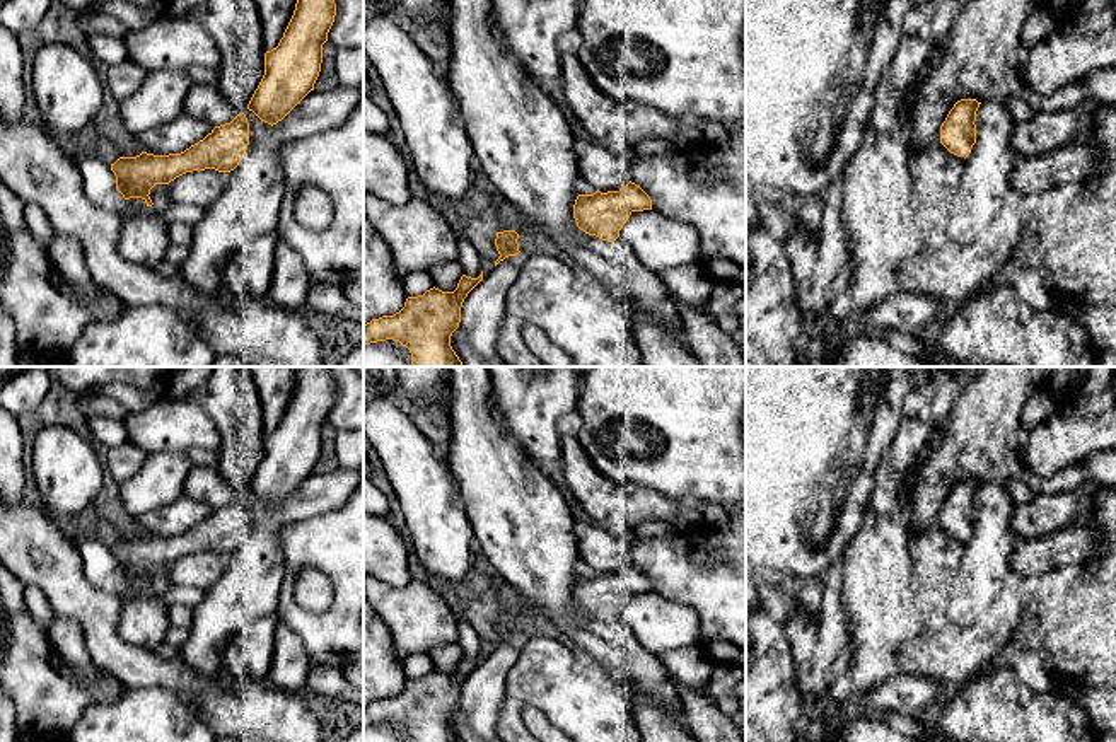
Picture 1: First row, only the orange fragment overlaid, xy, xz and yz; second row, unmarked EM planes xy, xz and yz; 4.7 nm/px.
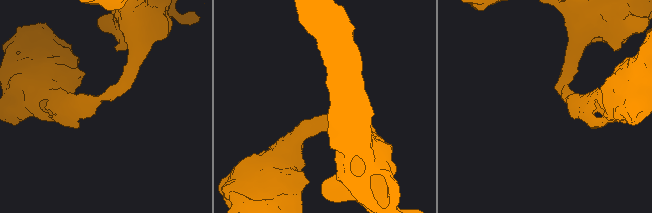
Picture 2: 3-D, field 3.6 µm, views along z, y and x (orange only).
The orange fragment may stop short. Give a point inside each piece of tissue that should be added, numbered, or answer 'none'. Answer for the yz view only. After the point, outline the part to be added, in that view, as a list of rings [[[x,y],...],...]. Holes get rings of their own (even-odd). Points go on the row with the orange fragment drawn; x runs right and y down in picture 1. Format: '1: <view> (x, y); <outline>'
none

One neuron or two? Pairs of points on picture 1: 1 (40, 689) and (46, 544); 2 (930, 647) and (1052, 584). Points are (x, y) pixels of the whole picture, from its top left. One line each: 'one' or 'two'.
1: two
2: one

